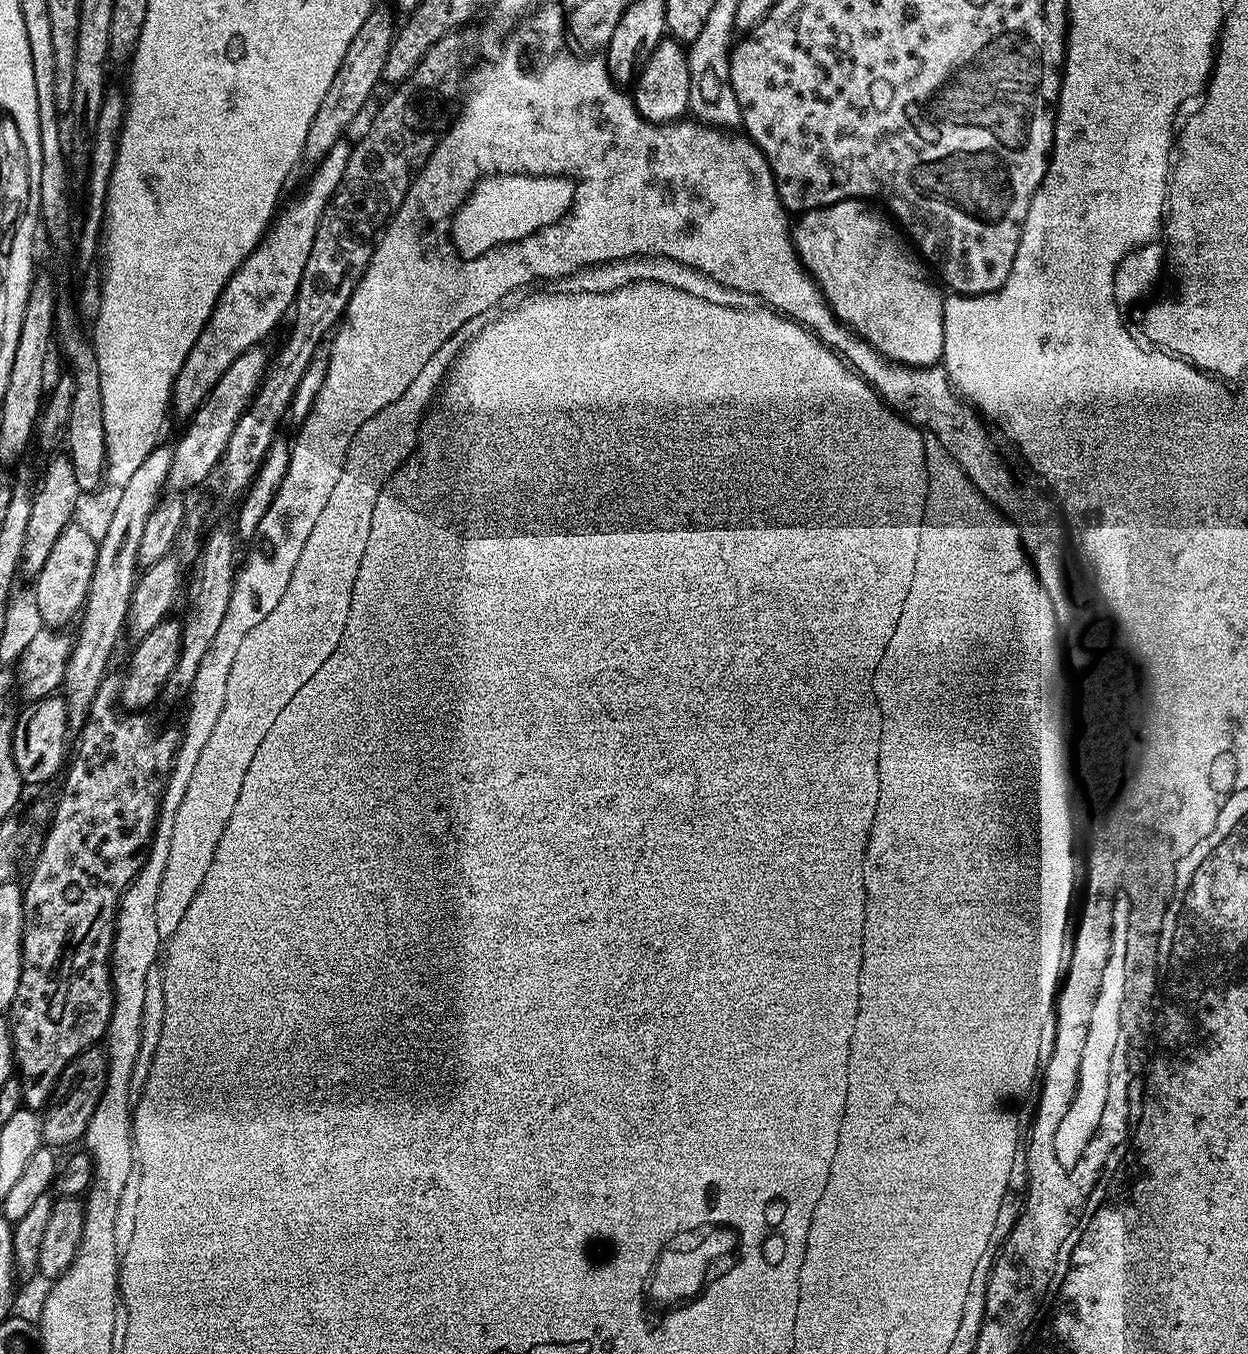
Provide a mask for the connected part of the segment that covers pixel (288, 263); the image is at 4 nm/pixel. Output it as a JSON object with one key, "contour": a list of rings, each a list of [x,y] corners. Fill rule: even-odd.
{"contour":[[[343,139],[330,146],[330,154],[323,156],[320,163],[311,169],[312,177],[304,193],[273,219],[260,243],[226,282],[202,334],[198,334],[194,346],[190,346],[190,354],[186,354],[186,362],[182,362],[182,370],[178,370],[174,378],[170,412],[181,422],[191,420],[192,415],[204,405],[218,378],[226,374],[230,362],[234,362],[238,354],[267,341],[276,323],[283,316],[285,319],[295,305],[302,270],[306,270],[306,258],[310,258],[314,234],[318,234],[318,222],[322,222],[322,214],[330,198],[334,198],[334,190],[338,190],[338,182],[342,182],[342,174],[346,174],[346,162],[352,153],[348,143],[347,139]]]}

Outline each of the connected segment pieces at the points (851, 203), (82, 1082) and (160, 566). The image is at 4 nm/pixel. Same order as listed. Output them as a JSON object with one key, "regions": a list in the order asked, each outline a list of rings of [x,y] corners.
{"regions":[[[[843,200],[803,213],[797,219],[800,221],[797,224],[795,221],[790,228],[796,258],[819,286],[837,321],[865,340],[879,356],[908,368],[939,365],[944,358],[945,293],[936,289],[937,281],[906,239],[905,233],[883,211],[875,210],[880,211],[862,200]]],[[[93,1046],[82,1050],[62,1070],[56,1079],[56,1088],[52,1091],[52,1099],[48,1101],[42,1112],[42,1134],[44,1144],[53,1150],[68,1148],[71,1144],[79,1145],[86,1134],[86,1126],[90,1126],[90,1118],[94,1118],[94,1110],[98,1110],[98,1102],[102,1102],[102,1094],[108,1081],[108,1053],[103,1047]]],[[[189,507],[184,518],[184,529],[176,544],[165,554],[154,566],[143,569],[136,581],[136,589],[130,598],[130,610],[128,611],[128,622],[126,625],[126,636],[129,641],[135,642],[146,638],[154,626],[158,626],[169,615],[168,612],[176,604],[176,595],[180,592],[180,583],[184,580],[184,571],[191,569],[197,561],[202,546],[202,532],[200,527],[204,524],[204,516],[198,509]]]]}

